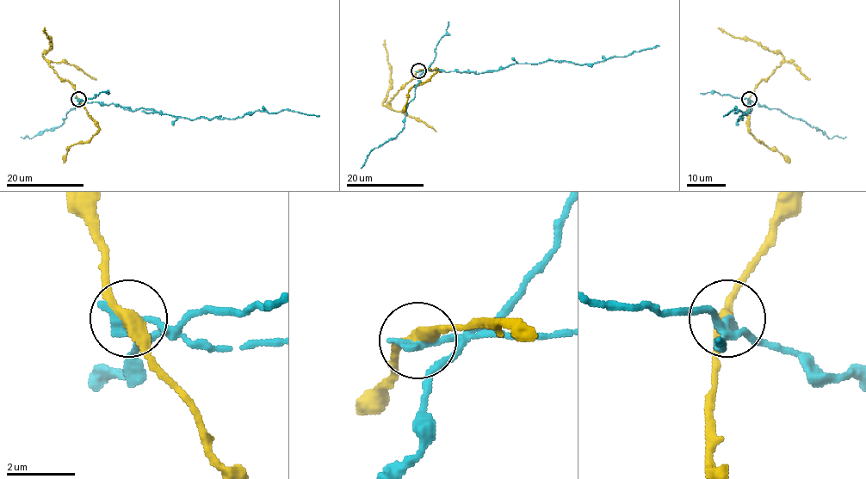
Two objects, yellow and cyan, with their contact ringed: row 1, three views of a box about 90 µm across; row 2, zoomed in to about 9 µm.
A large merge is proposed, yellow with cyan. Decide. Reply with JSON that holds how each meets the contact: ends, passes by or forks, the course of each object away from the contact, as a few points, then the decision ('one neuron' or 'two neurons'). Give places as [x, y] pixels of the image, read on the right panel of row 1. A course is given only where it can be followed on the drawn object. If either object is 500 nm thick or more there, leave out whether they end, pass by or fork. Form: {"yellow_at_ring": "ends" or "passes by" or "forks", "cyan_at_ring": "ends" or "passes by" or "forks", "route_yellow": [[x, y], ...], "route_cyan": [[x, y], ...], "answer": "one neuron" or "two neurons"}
{"yellow_at_ring": "passes by", "cyan_at_ring": "ends", "route_yellow": [[750, 99], [754, 89], [770, 75], [783, 58], [752, 40], [732, 37], [717, 28]], "route_cyan": [[750, 99], [752, 108], [742, 119], [739, 119], [743, 117], [740, 111], [736, 113], [734, 109], [724, 116]], "answer": "two neurons"}

